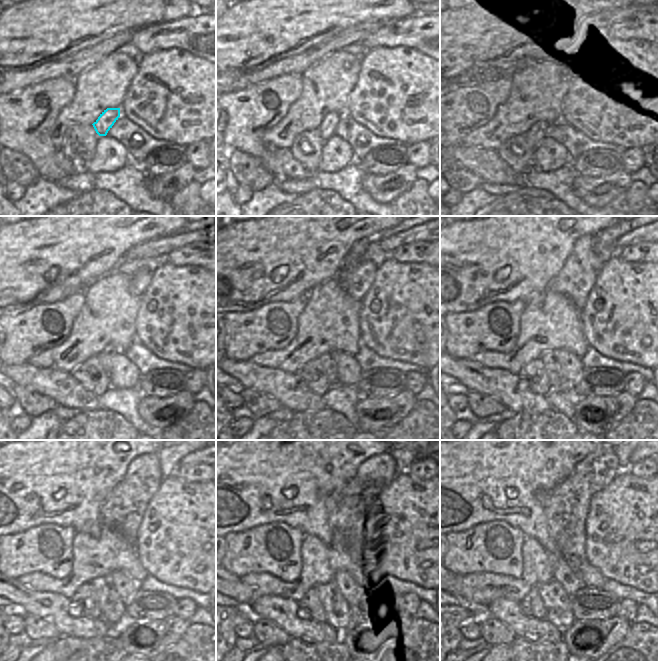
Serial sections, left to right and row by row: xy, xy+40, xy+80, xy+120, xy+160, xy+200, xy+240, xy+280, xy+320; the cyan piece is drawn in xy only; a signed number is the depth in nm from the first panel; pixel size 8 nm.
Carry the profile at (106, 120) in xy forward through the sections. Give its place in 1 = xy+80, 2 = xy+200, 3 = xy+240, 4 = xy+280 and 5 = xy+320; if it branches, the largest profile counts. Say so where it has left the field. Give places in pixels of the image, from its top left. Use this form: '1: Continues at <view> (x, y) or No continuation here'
1: Continues at xy+80 (556, 127)
2: Continues at xy+200 (551, 359)
3: Continues at xy+240 (113, 610)
4: Continues at xy+280 (337, 609)
5: Continues at xy+320 (558, 604).

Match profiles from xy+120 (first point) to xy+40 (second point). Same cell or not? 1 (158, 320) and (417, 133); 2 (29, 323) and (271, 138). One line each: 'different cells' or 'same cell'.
1: same cell
2: different cells

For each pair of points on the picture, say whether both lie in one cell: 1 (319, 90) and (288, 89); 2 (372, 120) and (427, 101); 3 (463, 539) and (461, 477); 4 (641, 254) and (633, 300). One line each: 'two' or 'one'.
1: two
2: one
3: two
4: two

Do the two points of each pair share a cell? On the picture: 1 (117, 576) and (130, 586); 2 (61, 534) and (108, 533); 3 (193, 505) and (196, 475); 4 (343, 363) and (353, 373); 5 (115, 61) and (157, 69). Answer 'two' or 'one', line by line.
1: one
2: two
3: two
4: one
5: two

